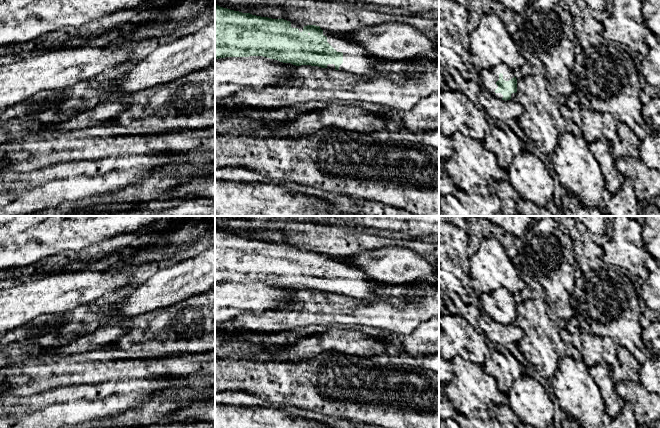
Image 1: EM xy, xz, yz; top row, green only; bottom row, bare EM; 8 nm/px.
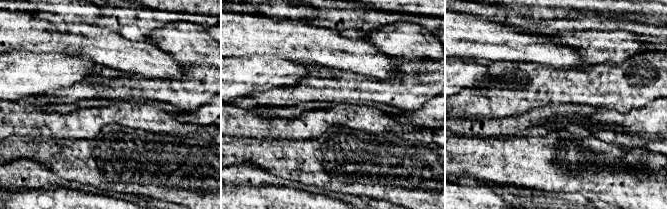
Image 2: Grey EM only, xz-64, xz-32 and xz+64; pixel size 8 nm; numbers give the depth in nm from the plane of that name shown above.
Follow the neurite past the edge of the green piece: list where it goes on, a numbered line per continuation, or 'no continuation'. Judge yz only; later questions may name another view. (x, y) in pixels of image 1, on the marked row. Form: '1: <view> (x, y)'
1: yz (488, 77)

